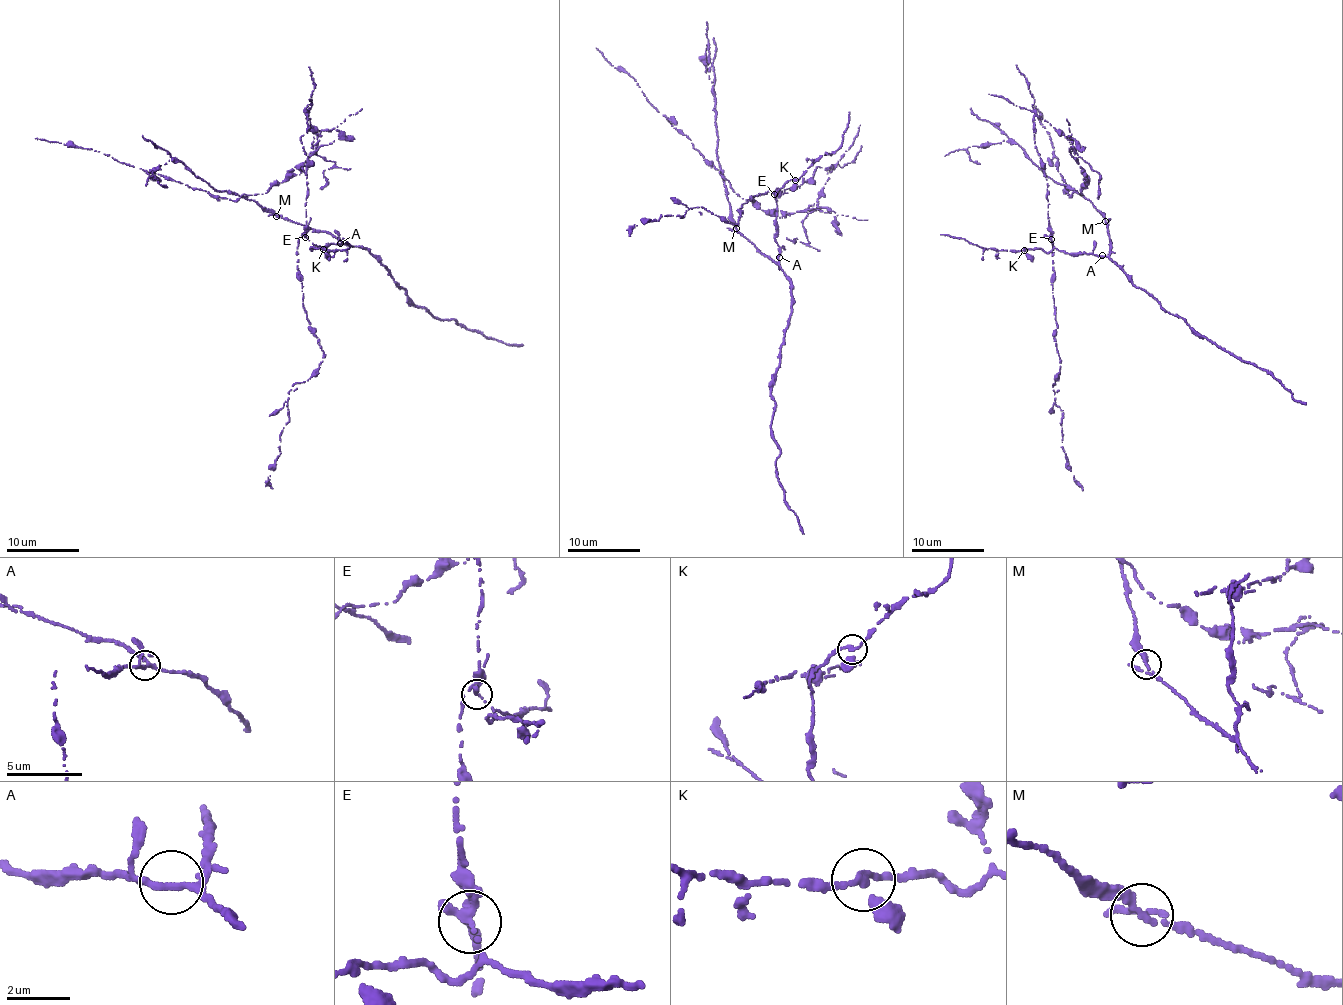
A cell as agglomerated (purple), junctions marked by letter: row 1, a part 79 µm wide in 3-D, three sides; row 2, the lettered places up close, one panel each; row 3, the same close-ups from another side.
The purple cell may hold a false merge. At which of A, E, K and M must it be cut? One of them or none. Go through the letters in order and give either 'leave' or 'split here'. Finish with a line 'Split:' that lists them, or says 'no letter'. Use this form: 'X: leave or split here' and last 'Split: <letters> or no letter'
A: leave
E: split here
K: leave
M: leave
Split: E

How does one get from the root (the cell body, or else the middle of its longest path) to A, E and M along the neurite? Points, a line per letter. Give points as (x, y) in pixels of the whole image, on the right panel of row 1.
A: (1076, 160), (1087, 182), (1078, 194), (1093, 202), (1107, 223), (1110, 249), (1108, 255), (1102, 255)
E: (1076, 160), (1069, 139), (1045, 120), (1033, 118), (1034, 143), (1048, 183), (1050, 238)
M: (1076, 160), (1084, 169), (1087, 182), (1082, 194), (1078, 194), (1093, 202), (1105, 221)

